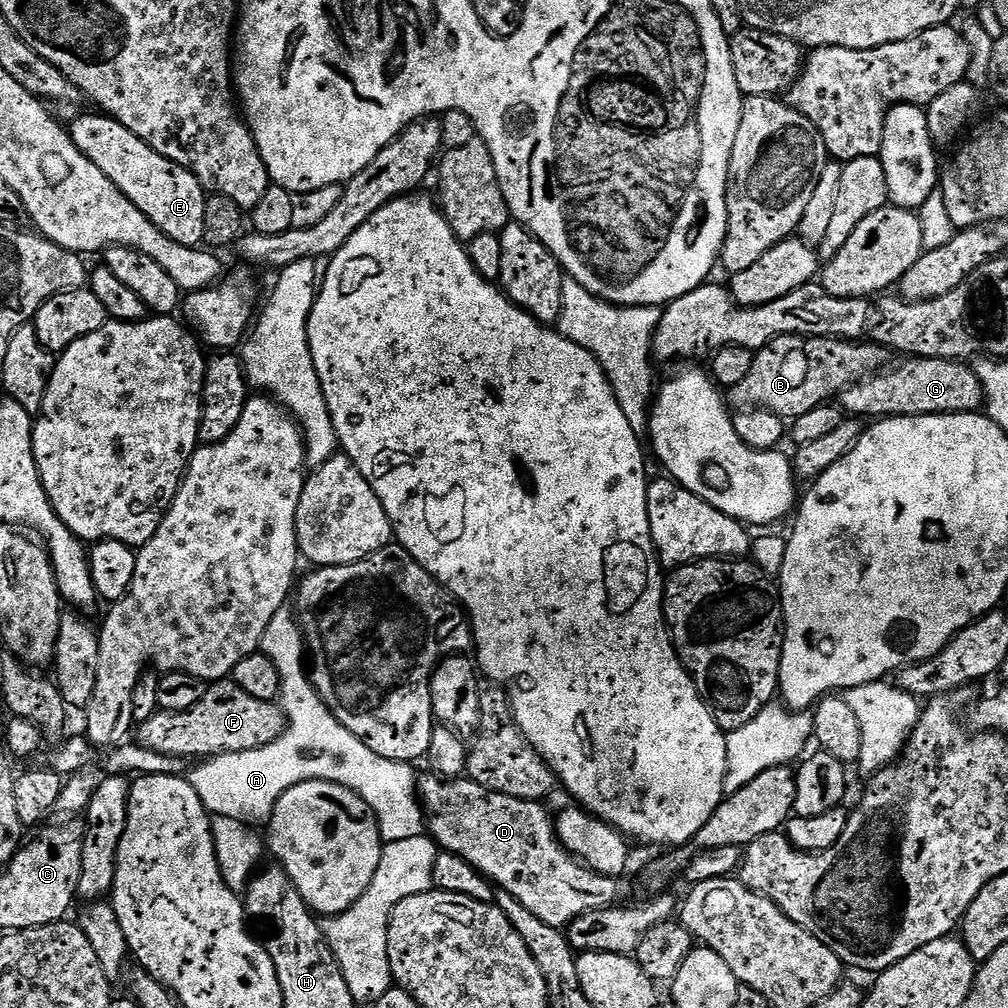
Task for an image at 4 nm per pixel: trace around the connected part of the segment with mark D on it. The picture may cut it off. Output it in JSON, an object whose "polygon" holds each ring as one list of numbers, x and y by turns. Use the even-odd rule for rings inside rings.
{"polygon":[[439,774,421,775,418,780,418,799,426,813,426,828,433,840,443,851,453,852,462,858,466,858,466,862,470,862,470,866,474,866,483,874,487,880,492,881,493,885,499,891,506,894,514,894,514,898,518,898,518,902,522,902,522,906,526,906,526,910,531,910,537,918,542,918,542,922,546,922,546,926,554,926,561,930,567,929,568,925,572,923,574,918,578,918,587,912,594,910,602,910,603,908,610,908,621,903,620,900,620,883,621,881,614,876,603,876,598,874,592,868,587,868,586,865,576,859,567,852,567,850,560,844,560,839,556,837,556,822,553,813,547,812,544,809,545,805,538,800,523,800,522,798,510,798,506,794,498,794,494,790,490,790,481,784,475,784,471,778,448,778]]}

